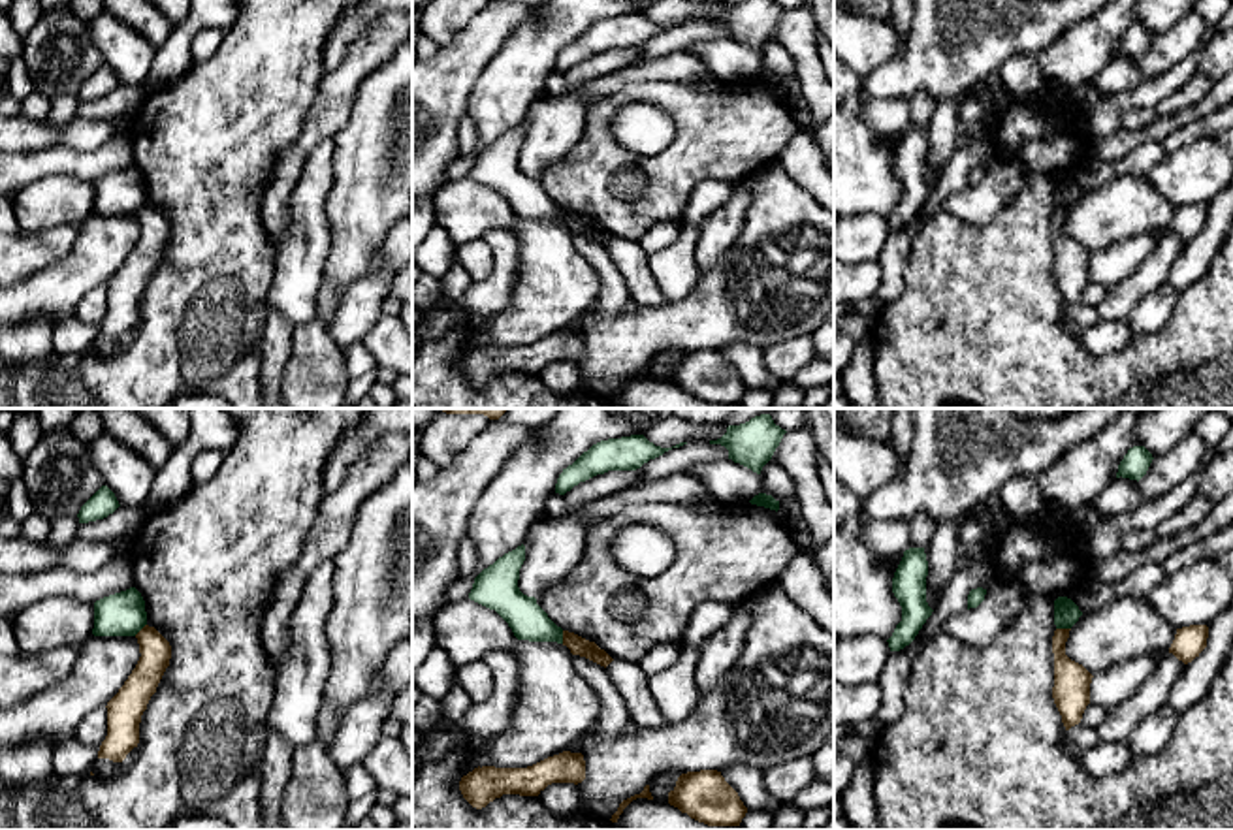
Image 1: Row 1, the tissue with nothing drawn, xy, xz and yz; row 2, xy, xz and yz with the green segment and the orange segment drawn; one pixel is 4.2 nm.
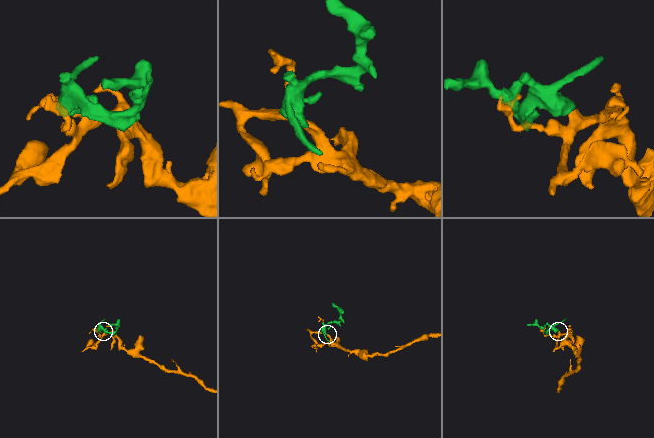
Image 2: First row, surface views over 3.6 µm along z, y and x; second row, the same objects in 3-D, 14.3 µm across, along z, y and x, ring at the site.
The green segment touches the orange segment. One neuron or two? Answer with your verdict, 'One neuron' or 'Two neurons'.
Two neurons

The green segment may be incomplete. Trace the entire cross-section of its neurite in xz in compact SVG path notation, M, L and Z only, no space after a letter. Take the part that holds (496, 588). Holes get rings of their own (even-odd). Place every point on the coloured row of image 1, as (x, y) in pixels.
M521 544L474 578L469 599L495 610L518 640L563 644L563 629L548 617L535 597L523 595L518 587L523 561Z

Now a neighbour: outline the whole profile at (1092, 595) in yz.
M1160 563L1145 565L1118 583L1103 583L1090 576L1090 580L1075 591L1071 600L1082 614L1092 614L1120 597L1148 599L1152 589L1165 576L1167 574L1163 572Z

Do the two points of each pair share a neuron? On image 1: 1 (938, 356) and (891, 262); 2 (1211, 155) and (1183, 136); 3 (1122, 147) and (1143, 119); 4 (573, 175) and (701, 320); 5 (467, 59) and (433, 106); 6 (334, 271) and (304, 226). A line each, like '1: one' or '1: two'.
1: two
2: two
3: two
4: two
5: one
6: two

